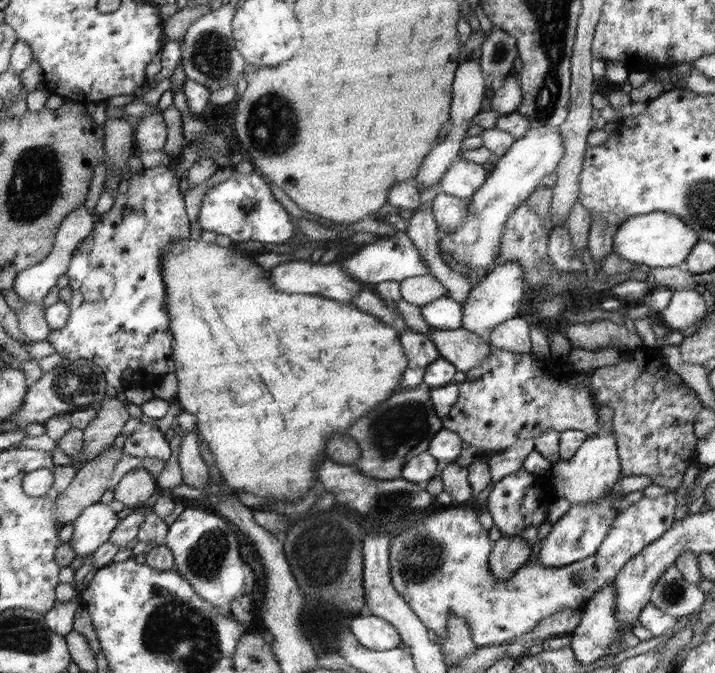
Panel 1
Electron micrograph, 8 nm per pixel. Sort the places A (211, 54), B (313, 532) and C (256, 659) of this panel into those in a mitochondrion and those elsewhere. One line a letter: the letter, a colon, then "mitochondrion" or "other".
A: mitochondrion
B: mitochondrion
C: mitochondrion

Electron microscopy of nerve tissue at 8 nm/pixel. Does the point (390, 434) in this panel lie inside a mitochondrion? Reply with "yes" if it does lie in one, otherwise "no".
yes

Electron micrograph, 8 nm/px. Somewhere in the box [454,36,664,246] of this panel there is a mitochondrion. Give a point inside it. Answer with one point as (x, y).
(501, 54)

